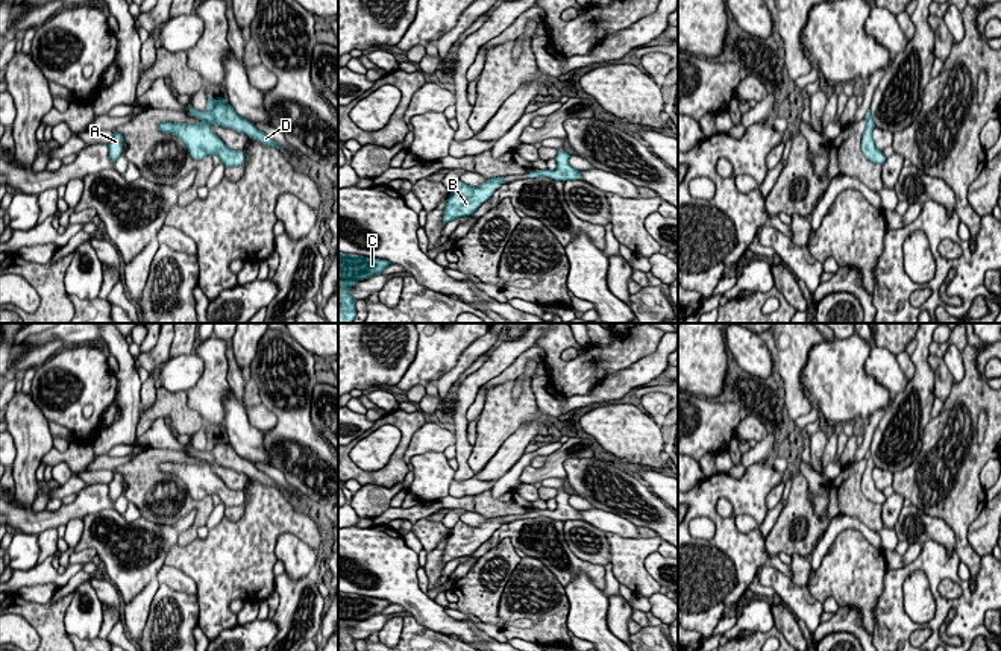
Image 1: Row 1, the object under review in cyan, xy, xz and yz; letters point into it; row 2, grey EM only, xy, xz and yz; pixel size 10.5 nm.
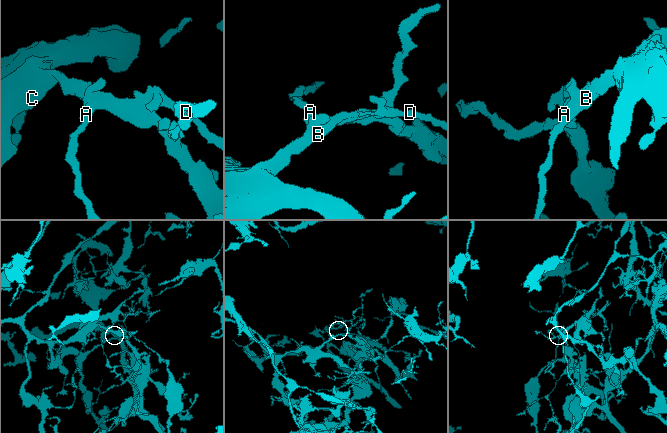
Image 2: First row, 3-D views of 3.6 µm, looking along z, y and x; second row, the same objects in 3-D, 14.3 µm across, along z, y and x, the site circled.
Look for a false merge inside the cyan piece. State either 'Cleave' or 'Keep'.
Cleave

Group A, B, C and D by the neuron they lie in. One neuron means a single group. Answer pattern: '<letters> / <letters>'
A B C / D

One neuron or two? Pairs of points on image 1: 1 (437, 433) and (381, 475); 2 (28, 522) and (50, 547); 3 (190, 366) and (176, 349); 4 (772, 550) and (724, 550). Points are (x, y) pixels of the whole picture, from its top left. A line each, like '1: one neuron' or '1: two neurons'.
1: two neurons
2: two neurons
3: two neurons
4: two neurons

